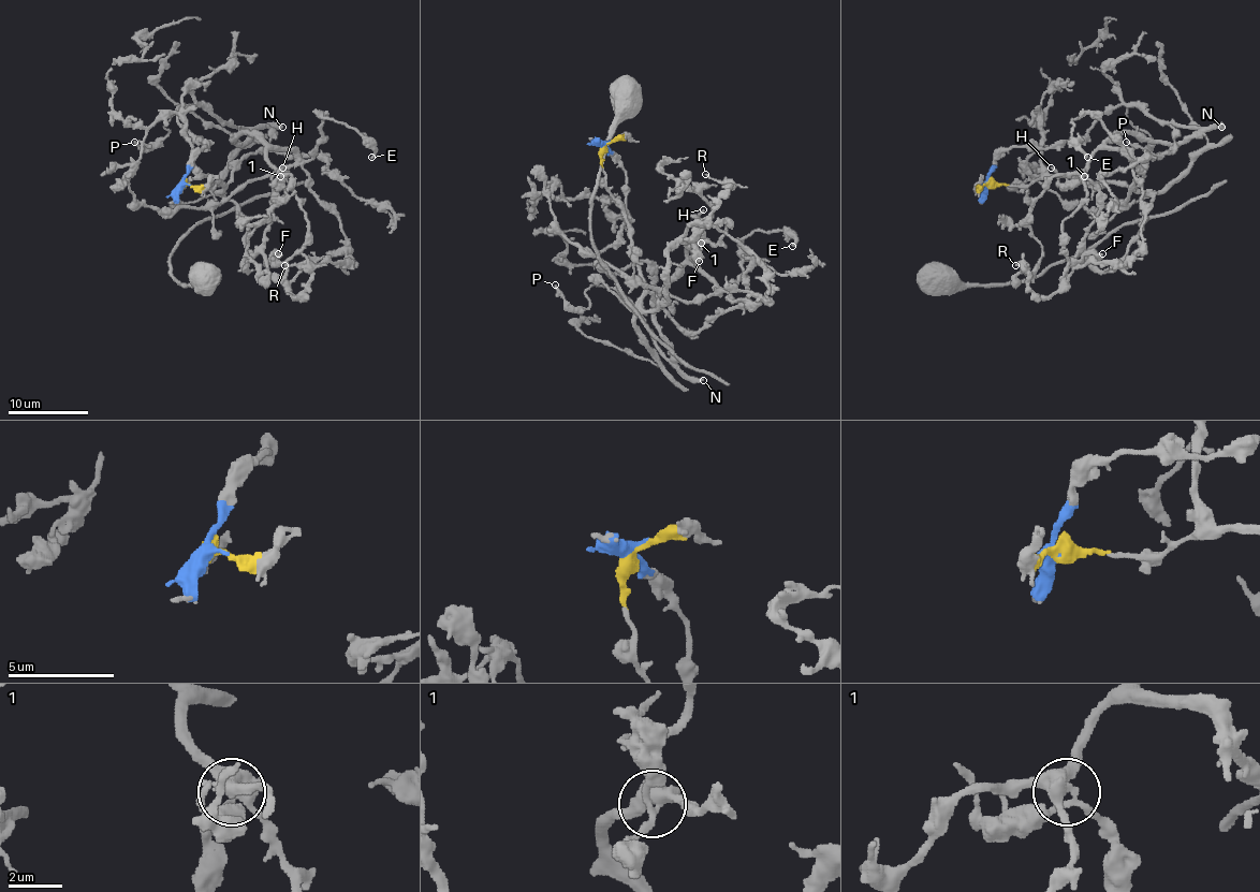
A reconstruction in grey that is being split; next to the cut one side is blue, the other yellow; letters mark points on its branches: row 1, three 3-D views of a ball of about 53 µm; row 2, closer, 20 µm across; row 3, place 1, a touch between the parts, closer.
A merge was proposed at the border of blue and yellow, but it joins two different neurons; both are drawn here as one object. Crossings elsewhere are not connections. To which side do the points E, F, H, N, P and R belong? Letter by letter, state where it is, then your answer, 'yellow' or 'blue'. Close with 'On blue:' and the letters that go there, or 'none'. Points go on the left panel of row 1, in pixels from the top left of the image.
E: place (371, 157); blue
F: place (278, 253); blue
H: place (282, 167); yellow
N: place (282, 127); blue
P: place (134, 142); blue
R: place (284, 265); yellow
On blue: E, F, N, P

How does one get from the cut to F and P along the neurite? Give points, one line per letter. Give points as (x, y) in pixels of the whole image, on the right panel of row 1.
F: (985, 184), (1014, 147), (1123, 105), (1196, 126), (1093, 156), (1063, 252), (1102, 254)
P: (985, 184), (992, 163), (1010, 147), (1081, 140), (1129, 105), (1127, 117), (1148, 144), (1127, 142)

